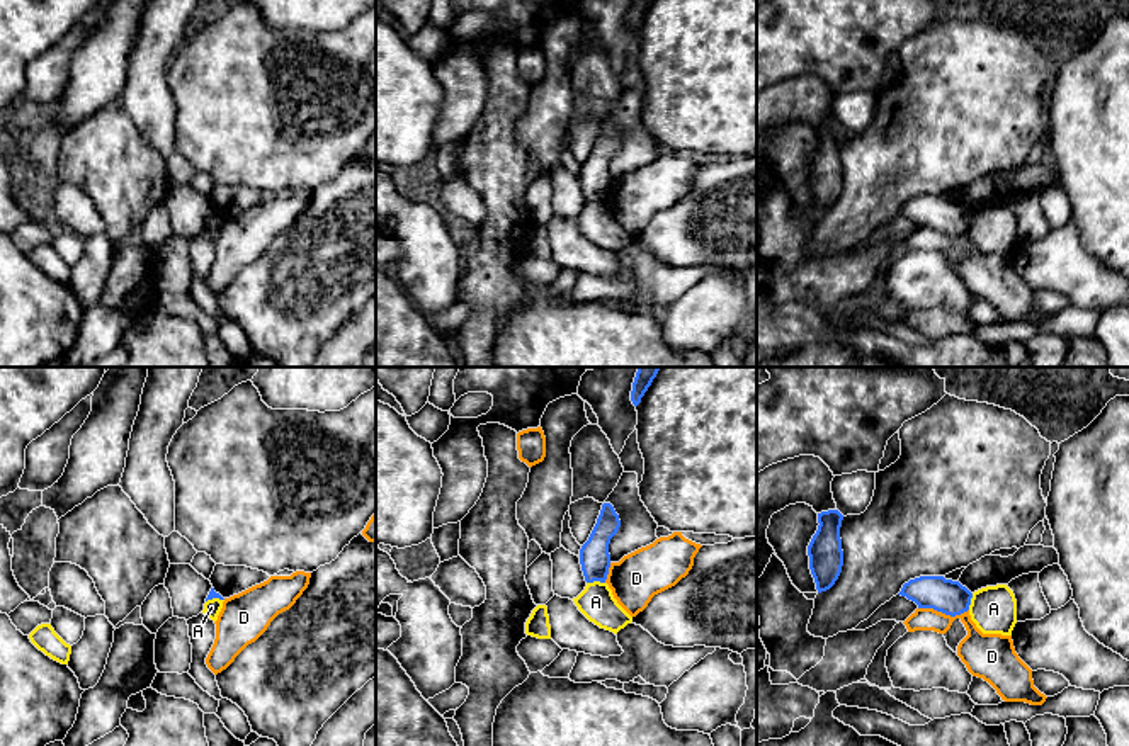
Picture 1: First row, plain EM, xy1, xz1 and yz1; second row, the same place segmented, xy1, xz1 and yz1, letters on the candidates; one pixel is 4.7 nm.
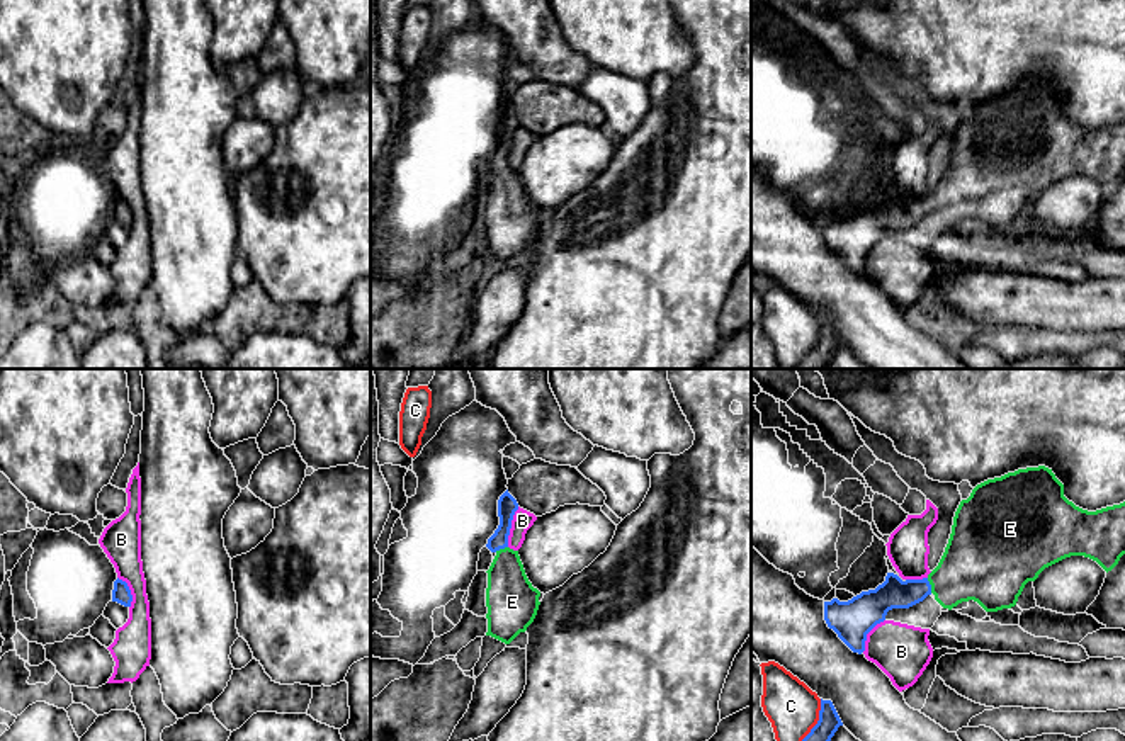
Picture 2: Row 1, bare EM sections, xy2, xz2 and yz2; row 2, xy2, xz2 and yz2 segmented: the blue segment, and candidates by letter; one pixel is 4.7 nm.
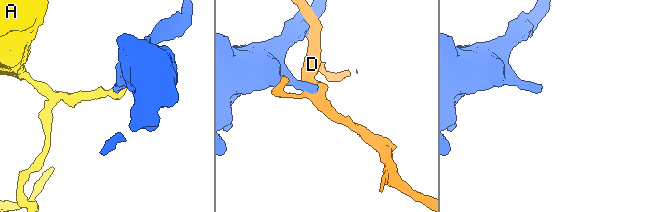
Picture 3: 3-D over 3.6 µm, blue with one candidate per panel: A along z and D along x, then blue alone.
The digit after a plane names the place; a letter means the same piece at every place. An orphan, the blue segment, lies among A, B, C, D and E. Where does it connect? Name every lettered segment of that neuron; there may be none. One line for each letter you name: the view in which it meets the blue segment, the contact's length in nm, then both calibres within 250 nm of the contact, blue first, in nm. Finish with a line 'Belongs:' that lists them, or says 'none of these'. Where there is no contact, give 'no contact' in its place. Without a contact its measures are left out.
E: yz2 | 80 nm | 140/340 nm
Belongs: E

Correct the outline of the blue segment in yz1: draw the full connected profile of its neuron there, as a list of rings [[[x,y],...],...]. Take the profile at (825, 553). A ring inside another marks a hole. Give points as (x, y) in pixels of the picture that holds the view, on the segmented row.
[[[838,510],[818,513],[818,530],[808,545],[809,569],[818,593],[830,590],[843,566],[840,539],[843,515]]]

